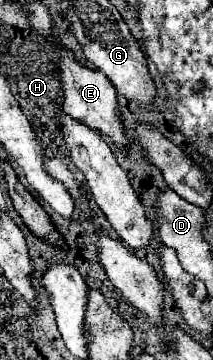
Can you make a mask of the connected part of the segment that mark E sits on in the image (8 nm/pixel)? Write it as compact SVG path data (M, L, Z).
M58 49L58 57L60 57L60 77L62 77L62 89L64 89L64 103L62 109L82 121L84 125L108 135L112 139L112 143L122 151L128 153L128 135L124 131L122 125L122 117L120 117L120 109L118 109L118 99L116 99L116 87L106 79L106 75L102 73L94 73L88 67L80 65L70 51Z

